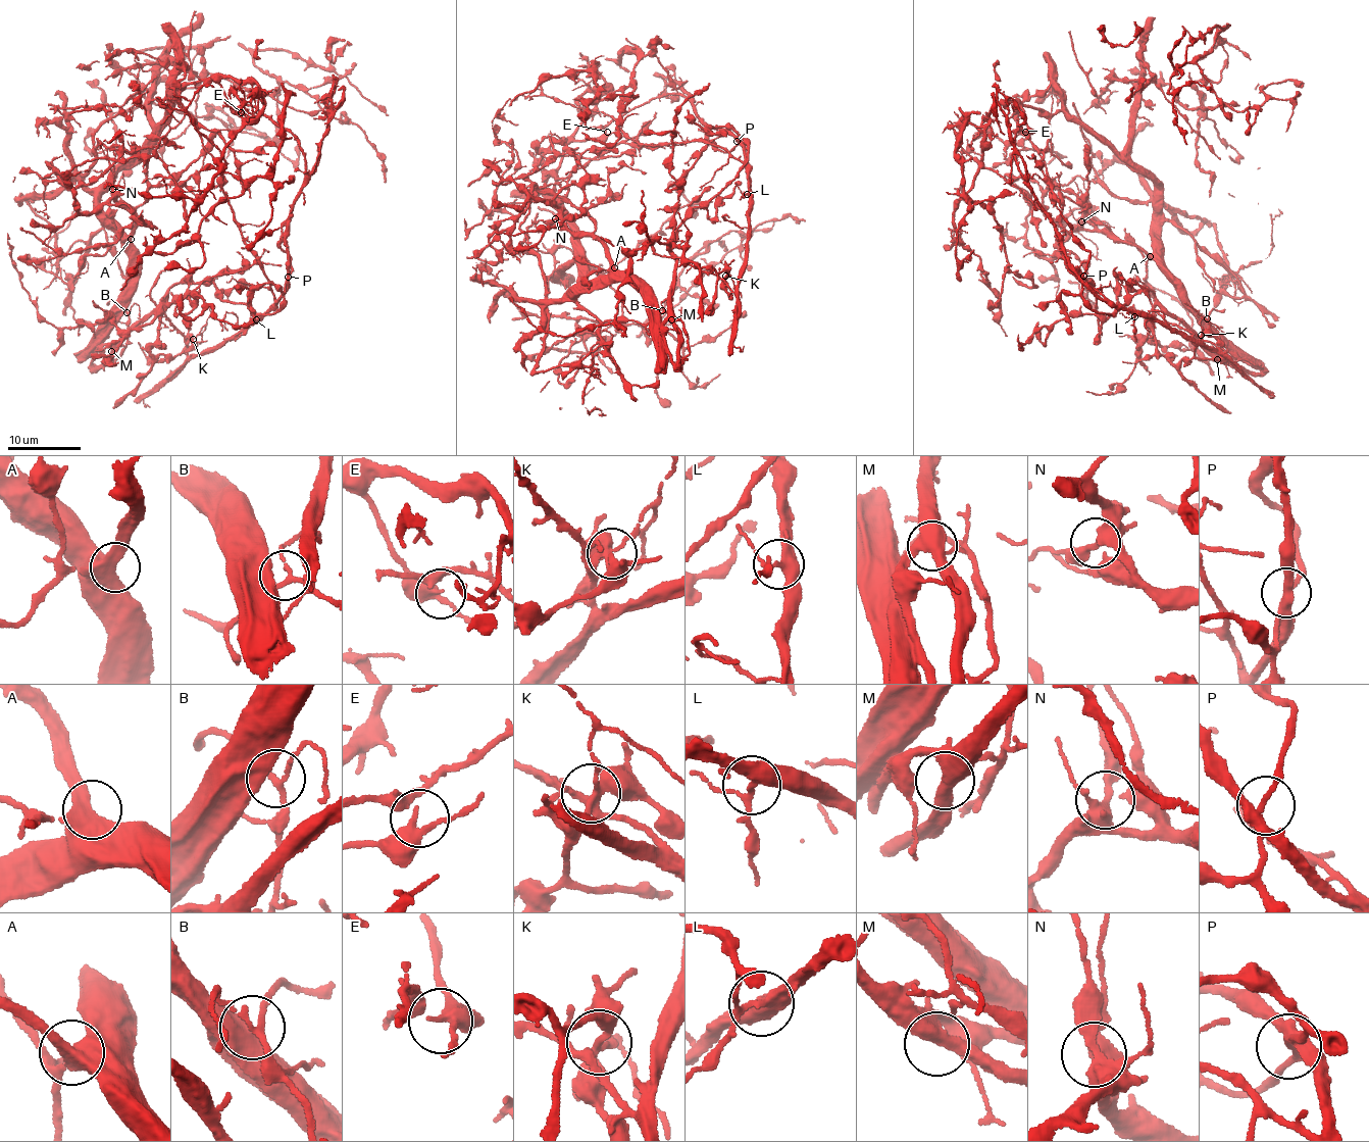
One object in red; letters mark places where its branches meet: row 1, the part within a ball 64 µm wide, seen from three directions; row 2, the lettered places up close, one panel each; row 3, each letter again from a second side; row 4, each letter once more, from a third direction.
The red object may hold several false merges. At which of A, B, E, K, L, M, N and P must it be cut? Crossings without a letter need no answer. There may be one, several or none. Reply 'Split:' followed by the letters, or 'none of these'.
Split: none of these

